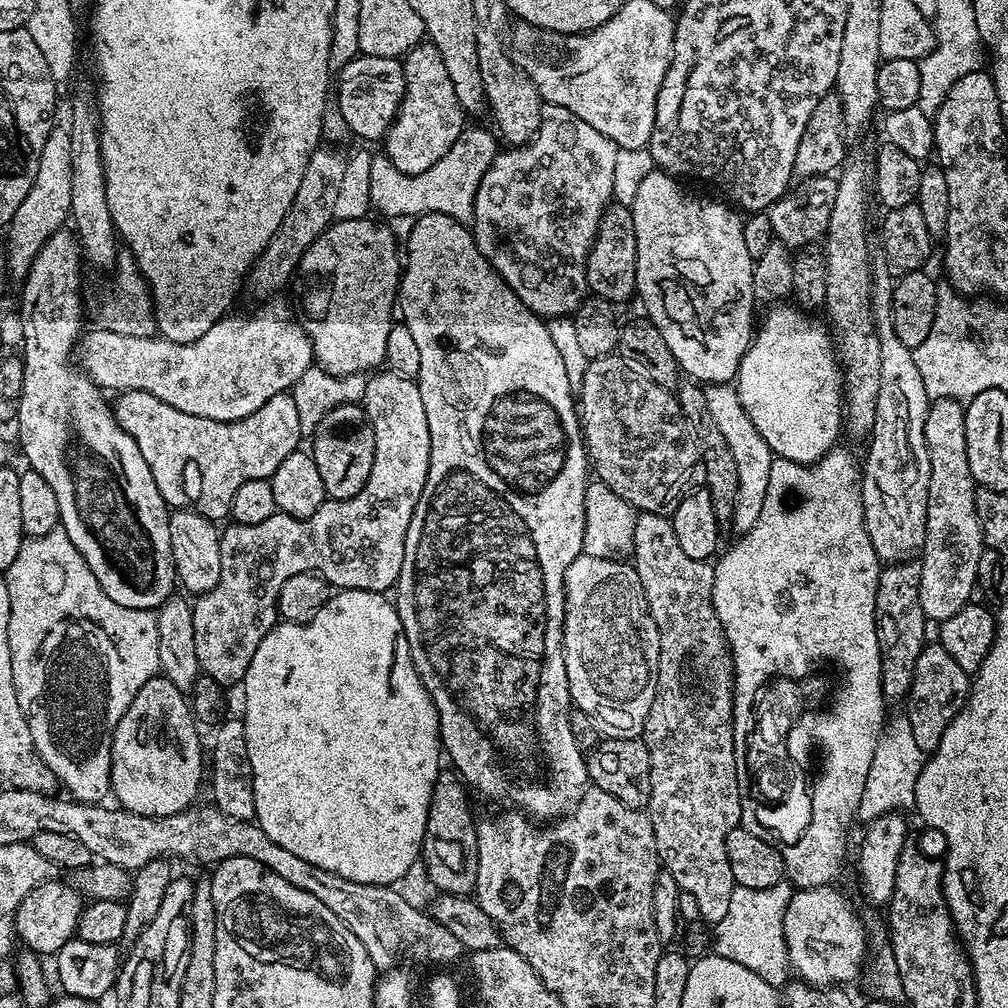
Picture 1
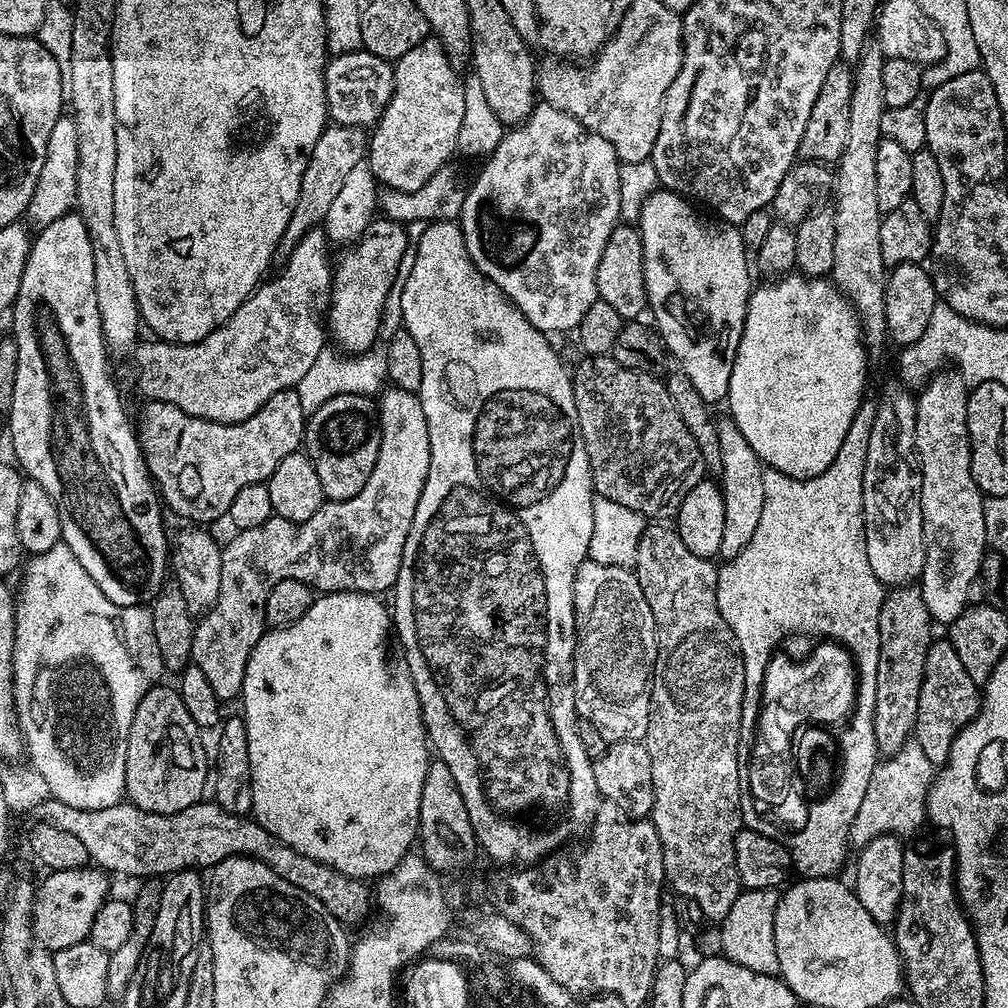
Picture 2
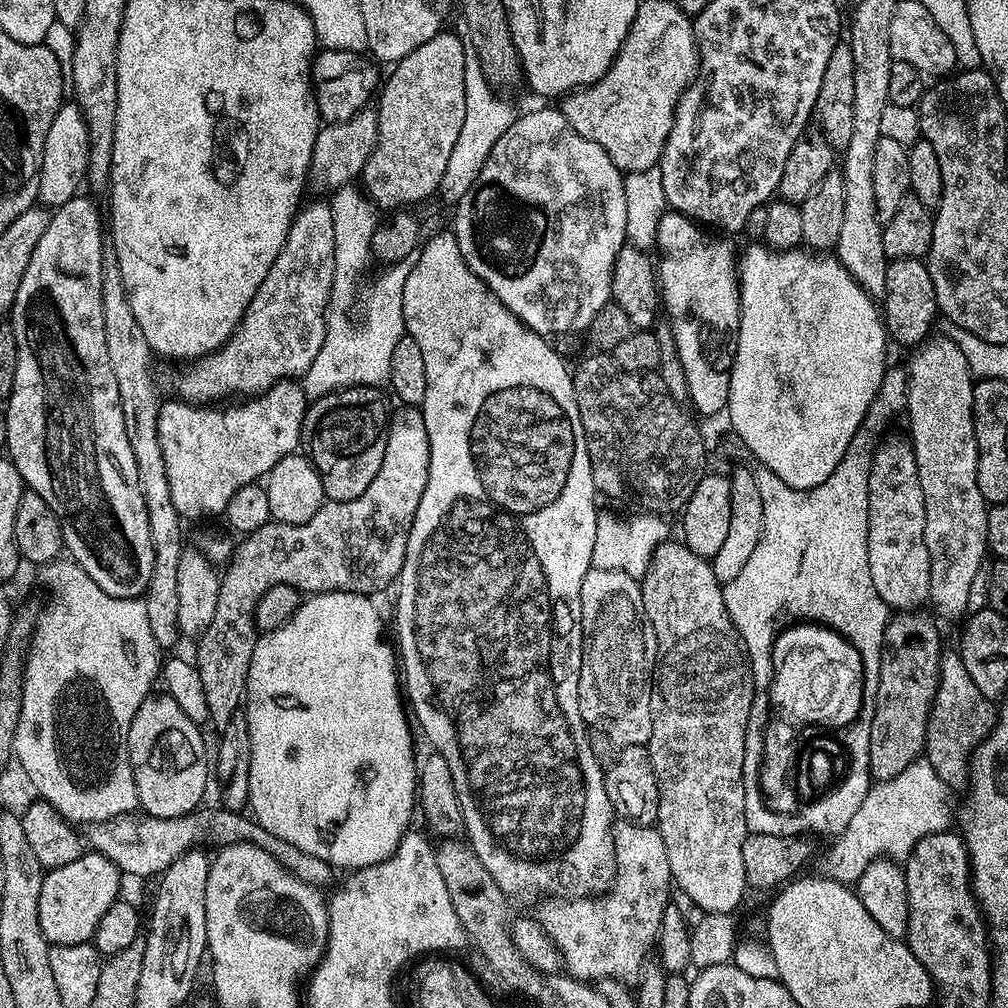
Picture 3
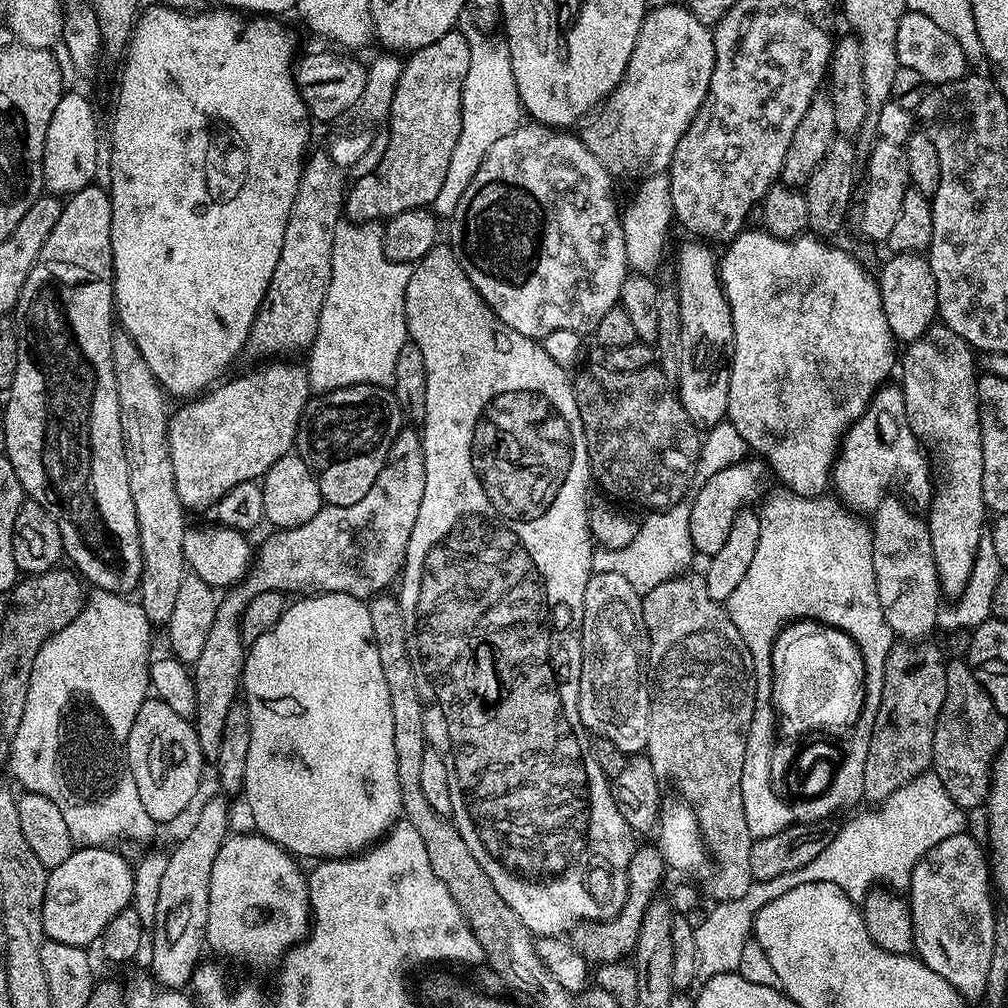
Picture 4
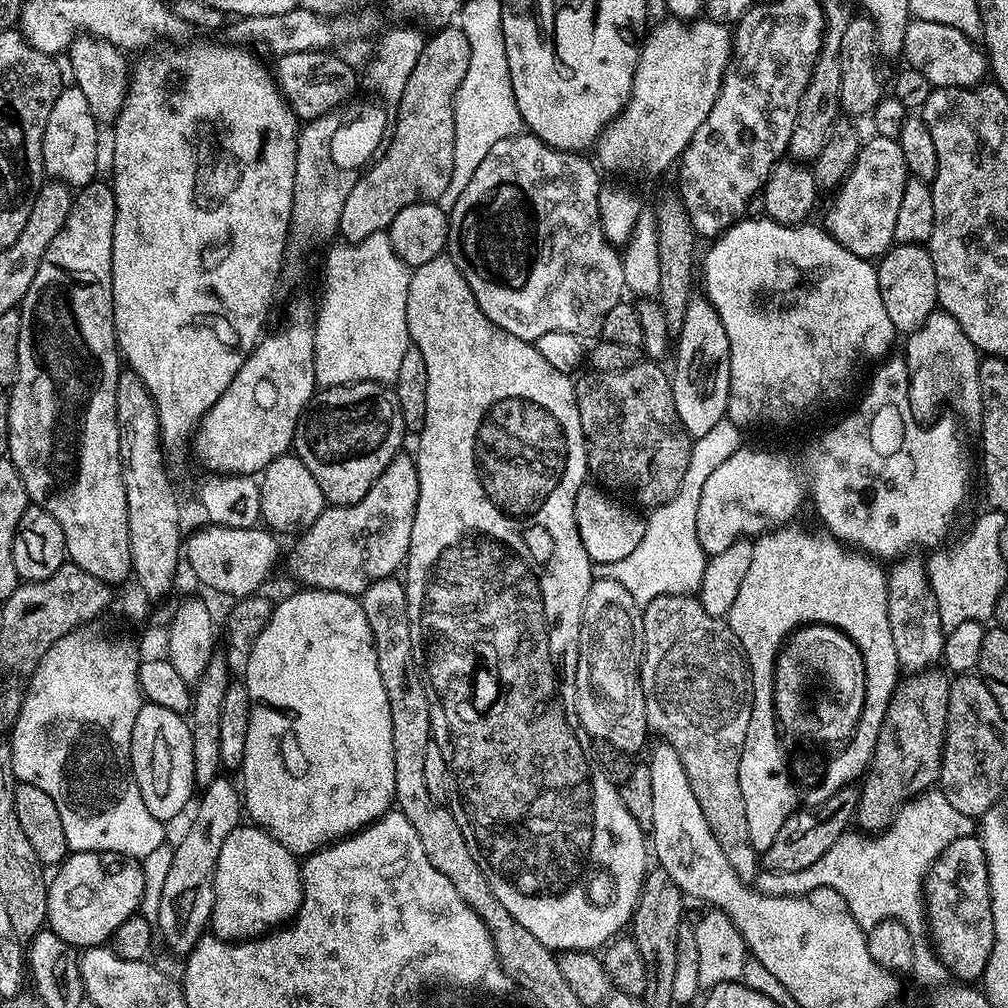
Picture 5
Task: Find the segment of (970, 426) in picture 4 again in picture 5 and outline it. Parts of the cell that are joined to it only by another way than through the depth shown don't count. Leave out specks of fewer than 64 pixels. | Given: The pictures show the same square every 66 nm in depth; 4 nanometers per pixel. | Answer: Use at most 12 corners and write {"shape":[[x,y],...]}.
{"shape":[[949,312],[907,333],[910,406],[982,418],[982,356]]}

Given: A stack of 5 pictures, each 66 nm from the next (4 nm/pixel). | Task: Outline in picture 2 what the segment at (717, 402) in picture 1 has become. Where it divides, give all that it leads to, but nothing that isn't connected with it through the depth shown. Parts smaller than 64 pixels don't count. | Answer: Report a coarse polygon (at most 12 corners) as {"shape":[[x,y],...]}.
{"shape":[[721,419],[718,483],[726,506],[719,559],[733,560],[762,518],[765,465]]}

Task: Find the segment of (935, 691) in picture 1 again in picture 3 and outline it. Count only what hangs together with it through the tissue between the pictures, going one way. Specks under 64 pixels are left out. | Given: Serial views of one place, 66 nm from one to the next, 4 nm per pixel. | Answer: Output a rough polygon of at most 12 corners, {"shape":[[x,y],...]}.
{"shape":[[941,651],[923,755],[950,790],[998,712]]}

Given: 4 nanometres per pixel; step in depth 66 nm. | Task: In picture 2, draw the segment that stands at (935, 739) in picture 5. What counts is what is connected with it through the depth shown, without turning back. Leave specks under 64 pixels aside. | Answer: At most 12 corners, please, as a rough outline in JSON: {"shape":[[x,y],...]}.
{"shape":[[916,584],[878,618],[874,738],[913,739],[934,621]]}

